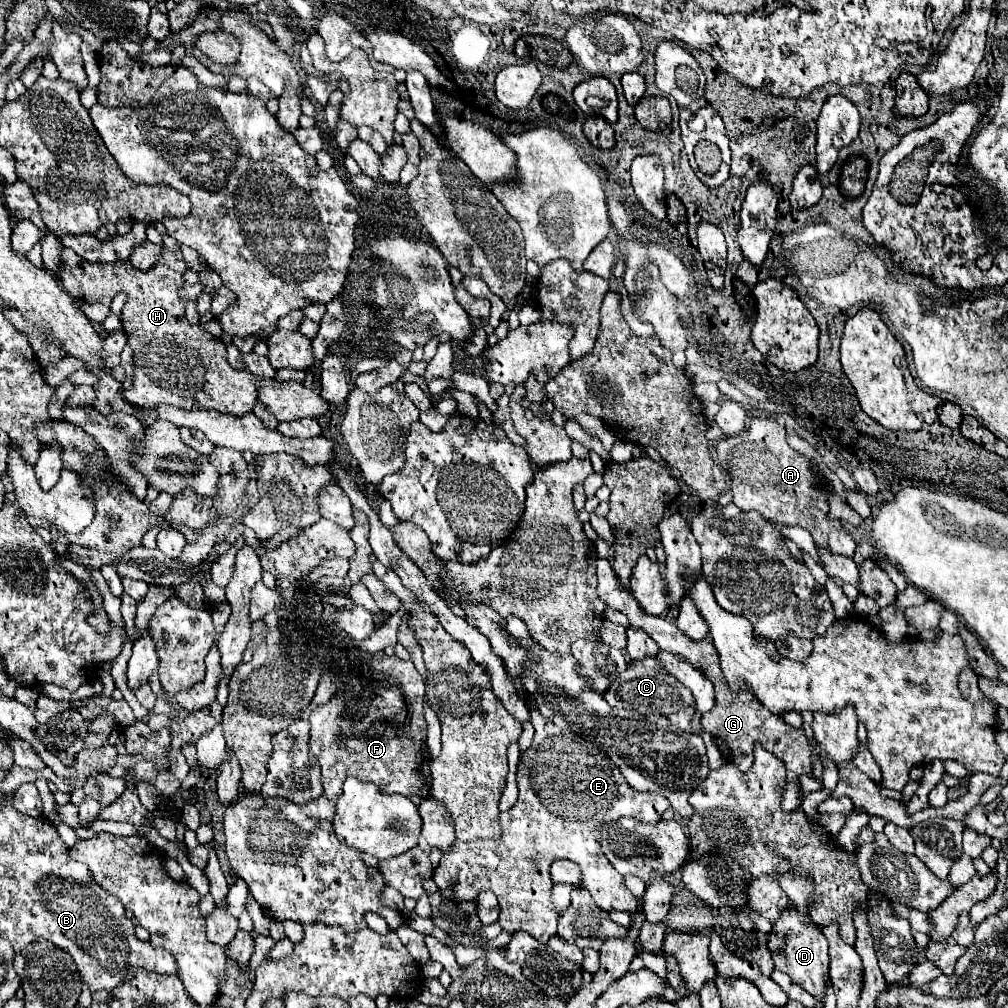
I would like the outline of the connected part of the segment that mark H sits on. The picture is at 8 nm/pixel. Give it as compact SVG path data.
M162 236L162 262L158 266L152 266L150 270L134 270L130 262L102 262L92 264L82 258L78 258L72 250L62 250L62 268L58 270L58 280L62 282L64 290L74 296L74 300L86 300L86 302L102 302L110 304L112 298L122 290L128 292L128 302L122 308L122 328L128 334L128 344L134 350L134 382L130 390L124 390L124 398L140 408L154 410L154 406L168 404L182 410L216 410L222 414L234 414L242 416L246 412L252 412L256 404L256 382L258 378L250 374L248 370L236 370L226 360L226 346L220 338L214 338L212 334L200 330L200 326L194 326L184 316L184 302L178 296L178 290L184 286L182 274L184 274L184 258L178 250L178 242L170 236Z

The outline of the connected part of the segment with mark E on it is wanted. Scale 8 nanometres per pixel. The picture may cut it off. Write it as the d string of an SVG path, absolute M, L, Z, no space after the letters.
M532 696L530 704L530 716L532 724L536 728L534 742L530 750L522 756L522 762L518 764L518 802L514 804L512 810L504 812L500 816L500 826L502 826L502 838L500 840L478 840L478 842L454 842L452 854L442 856L440 866L434 874L434 882L444 890L452 888L456 892L458 902L470 902L474 900L482 890L490 890L496 894L498 904L500 904L500 926L506 932L518 932L524 930L530 936L534 936L538 942L546 944L554 934L556 934L556 922L558 914L555 910L551 898L553 883L550 879L550 866L556 858L566 858L582 868L582 884L588 888L592 898L598 902L598 906L606 912L610 910L624 910L630 916L640 914L638 910L638 898L624 886L622 876L610 866L608 860L604 860L604 854L596 842L596 830L606 824L608 820L632 816L638 820L646 822L658 822L662 812L670 808L666 796L654 794L654 792L636 792L630 788L618 766L602 754L592 742L578 734L570 734L558 726L554 726L548 718L544 718L536 710L536 702Z

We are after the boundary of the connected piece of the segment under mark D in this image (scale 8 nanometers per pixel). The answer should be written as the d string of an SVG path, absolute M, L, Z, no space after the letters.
M786 860L780 862L778 866L778 884L780 888L788 894L788 898L794 902L794 908L788 908L780 914L780 918L774 922L774 928L768 936L768 948L772 952L776 970L788 974L792 982L802 986L808 994L824 1002L826 996L826 986L828 986L828 942L822 934L822 930L810 920L808 908L810 908L810 898L812 898L812 880L808 876L792 876L790 864Z

